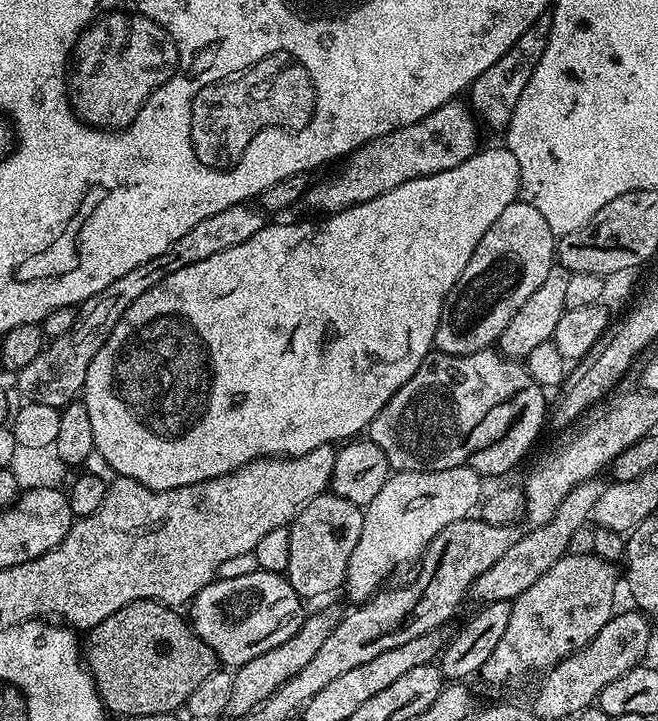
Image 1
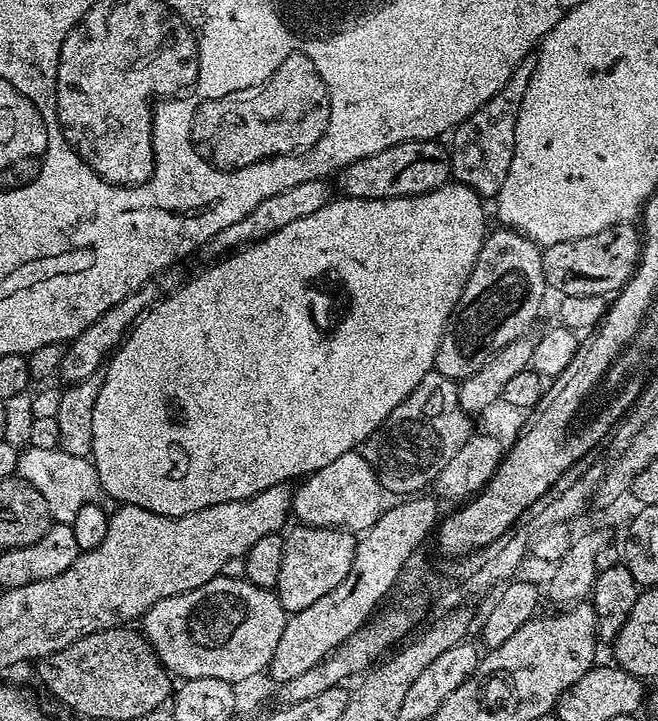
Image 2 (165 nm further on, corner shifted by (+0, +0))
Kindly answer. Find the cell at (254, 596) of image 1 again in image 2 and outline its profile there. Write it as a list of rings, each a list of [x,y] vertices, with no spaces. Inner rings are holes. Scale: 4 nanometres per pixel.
[[[218,575],[186,594],[154,602],[154,606],[142,617],[142,631],[144,637],[152,643],[156,657],[173,677],[181,681],[194,678],[222,678],[233,685],[242,678],[267,669],[274,654],[274,646],[278,646],[278,638],[282,638],[282,630],[288,618],[289,613],[285,612],[279,596],[273,589],[254,586],[245,579]]]

